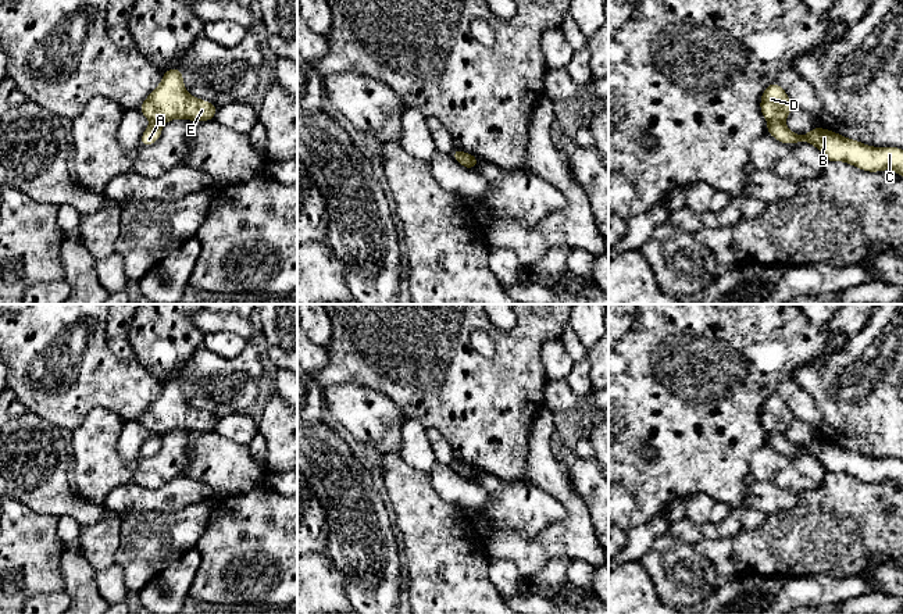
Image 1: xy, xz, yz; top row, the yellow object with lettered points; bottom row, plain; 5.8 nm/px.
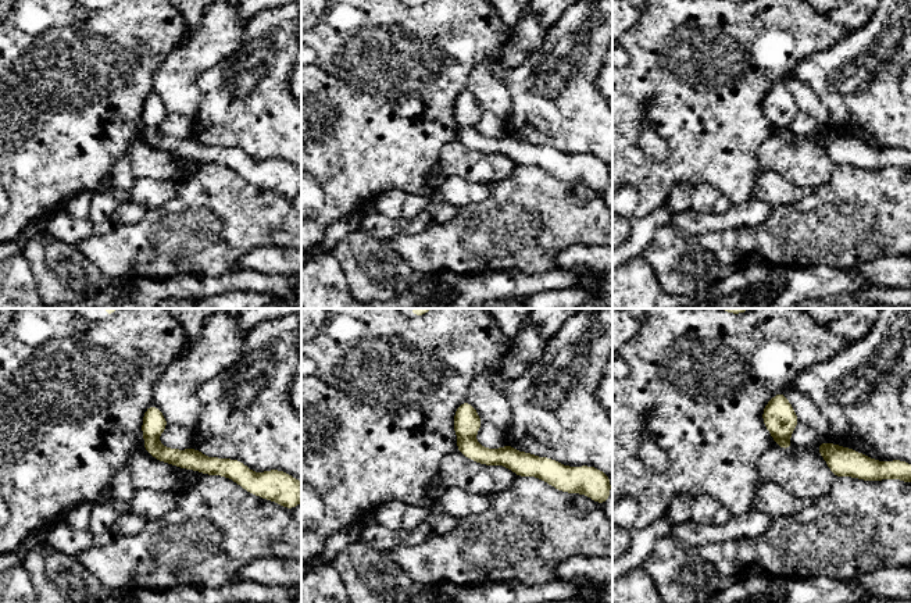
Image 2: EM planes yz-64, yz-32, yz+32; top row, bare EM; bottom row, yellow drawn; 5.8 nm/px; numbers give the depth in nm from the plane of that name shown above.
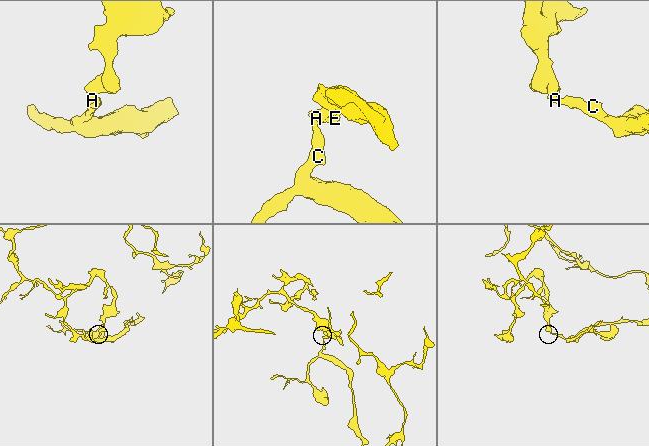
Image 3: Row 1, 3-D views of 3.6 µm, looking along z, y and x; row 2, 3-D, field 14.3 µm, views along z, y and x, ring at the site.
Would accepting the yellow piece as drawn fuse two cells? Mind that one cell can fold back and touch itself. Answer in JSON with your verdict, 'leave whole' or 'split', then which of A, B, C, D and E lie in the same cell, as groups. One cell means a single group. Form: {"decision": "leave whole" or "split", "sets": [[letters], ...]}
{"decision": "split", "sets": [["A", "B", "C"], ["D", "E"]]}

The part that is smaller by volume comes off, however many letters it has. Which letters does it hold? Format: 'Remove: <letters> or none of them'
Remove: A, B, C

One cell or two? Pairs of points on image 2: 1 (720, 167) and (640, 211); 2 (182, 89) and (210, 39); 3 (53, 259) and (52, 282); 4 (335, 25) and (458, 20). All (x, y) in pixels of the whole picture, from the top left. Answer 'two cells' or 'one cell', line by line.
1: one cell
2: one cell
3: one cell
4: one cell

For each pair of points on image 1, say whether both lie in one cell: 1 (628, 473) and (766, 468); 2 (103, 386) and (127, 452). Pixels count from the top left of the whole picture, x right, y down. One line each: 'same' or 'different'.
1: different
2: different

